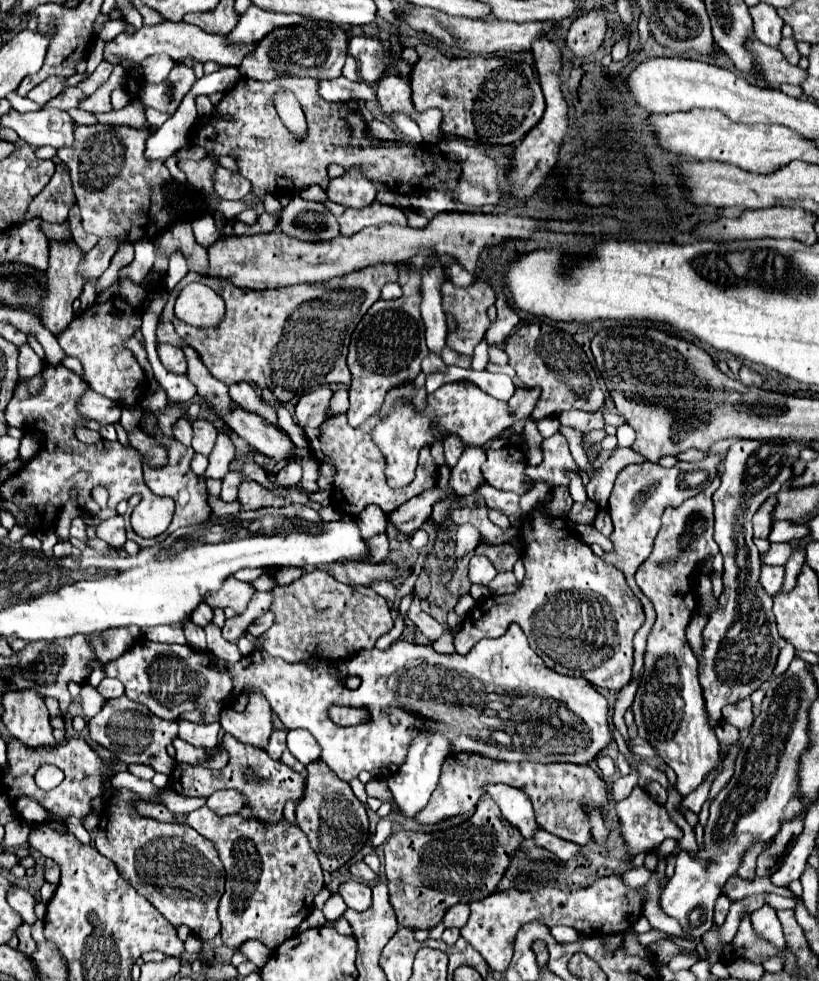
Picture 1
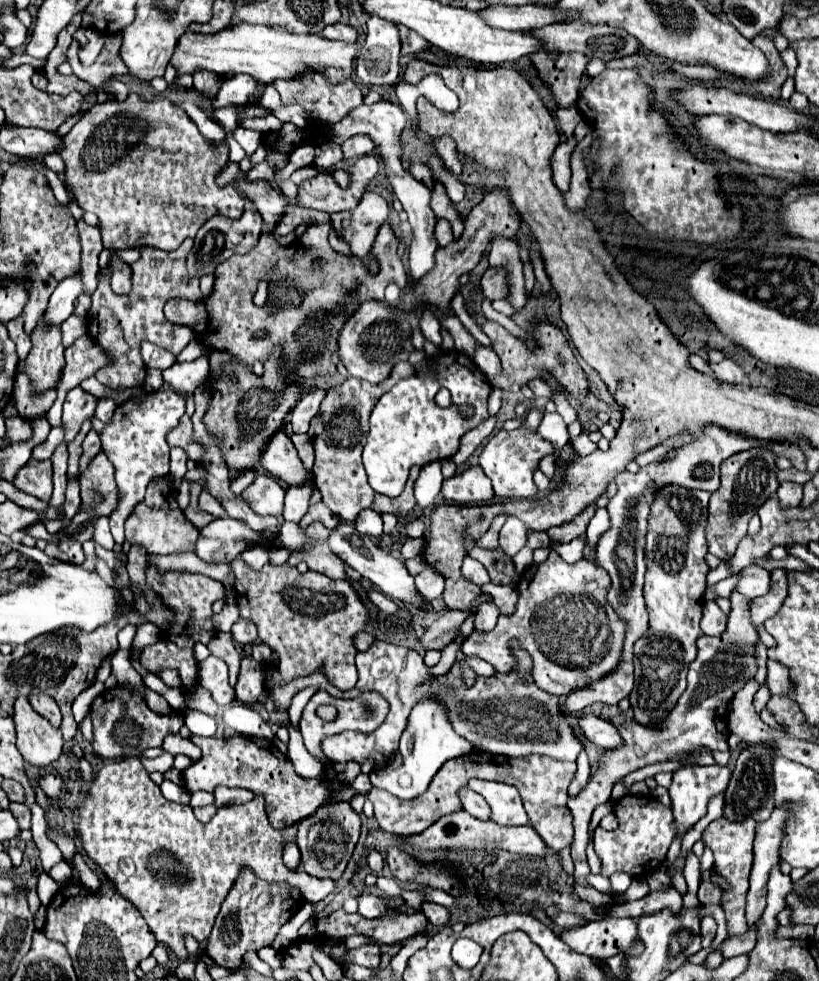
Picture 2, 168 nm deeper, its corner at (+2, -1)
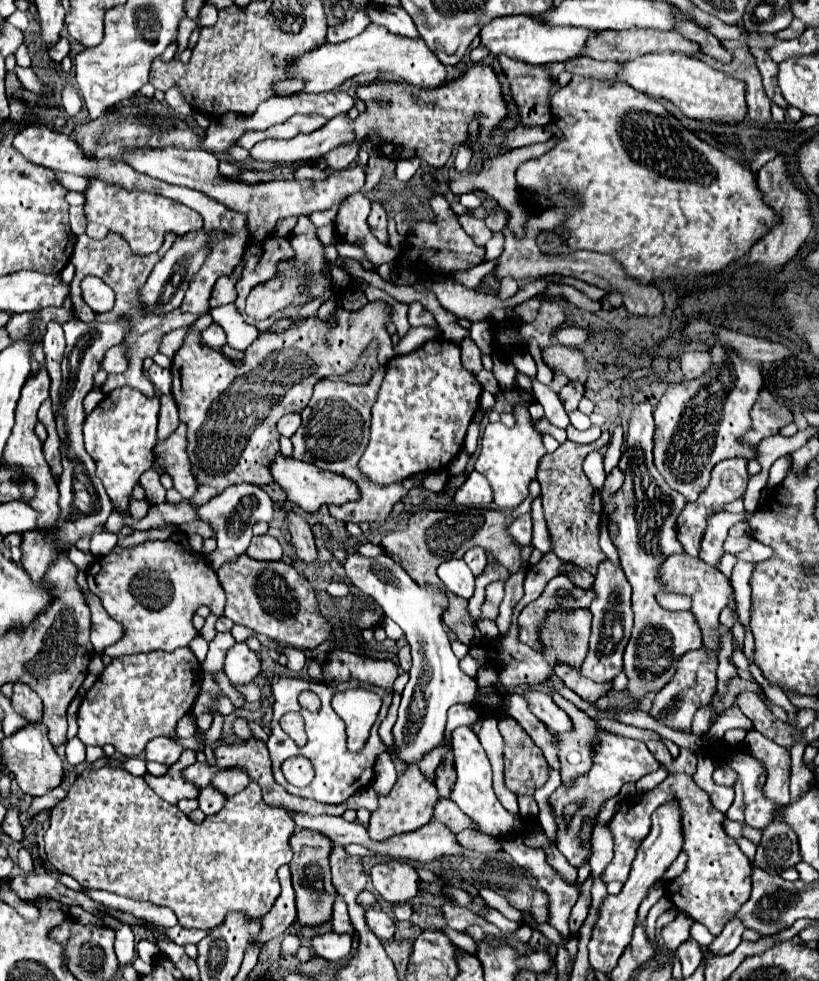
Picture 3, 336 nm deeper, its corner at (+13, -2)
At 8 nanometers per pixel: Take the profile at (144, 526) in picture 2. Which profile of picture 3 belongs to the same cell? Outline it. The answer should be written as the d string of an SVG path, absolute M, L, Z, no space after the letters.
M173 532L167 540L143 542L135 548L113 548L87 568L89 590L103 602L105 610L125 624L125 636L105 648L107 656L139 654L153 650L177 650L189 646L197 636L191 618L199 606L209 606L221 618L225 610L225 592L215 570L203 554L191 552L187 536Z

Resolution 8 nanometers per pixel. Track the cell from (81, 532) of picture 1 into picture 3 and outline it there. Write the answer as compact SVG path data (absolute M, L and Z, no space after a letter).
M47 324L47 332L43 336L43 352L45 352L45 368L51 378L51 398L55 402L55 390L61 380L61 360L63 360L63 328L61 324Z

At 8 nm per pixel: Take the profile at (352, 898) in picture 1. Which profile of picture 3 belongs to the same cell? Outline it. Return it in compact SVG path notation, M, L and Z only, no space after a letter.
M367 908L367 910L365 910L365 918L367 918L367 924L371 926L373 934L375 934L381 942L387 942L387 940L393 938L393 934L395 934L395 922L393 922L393 918L389 918L383 910Z

